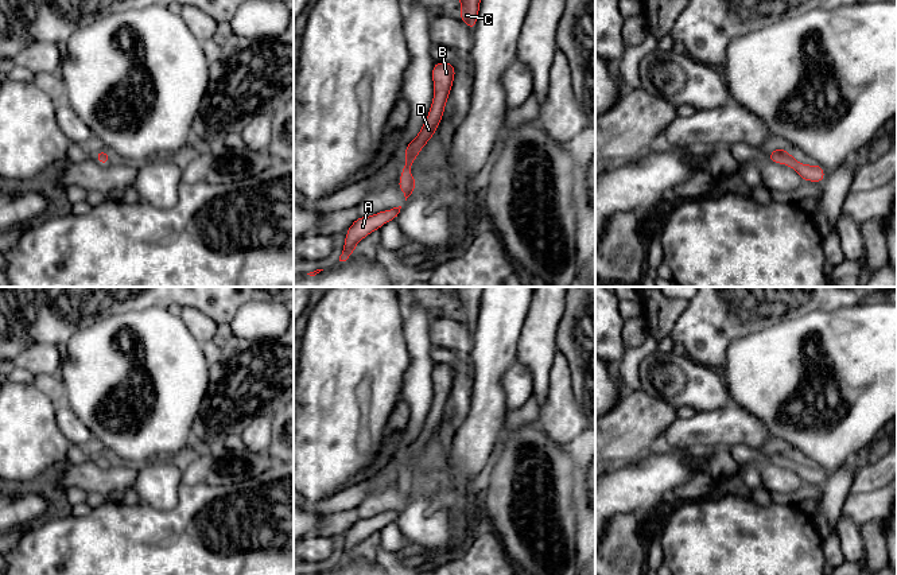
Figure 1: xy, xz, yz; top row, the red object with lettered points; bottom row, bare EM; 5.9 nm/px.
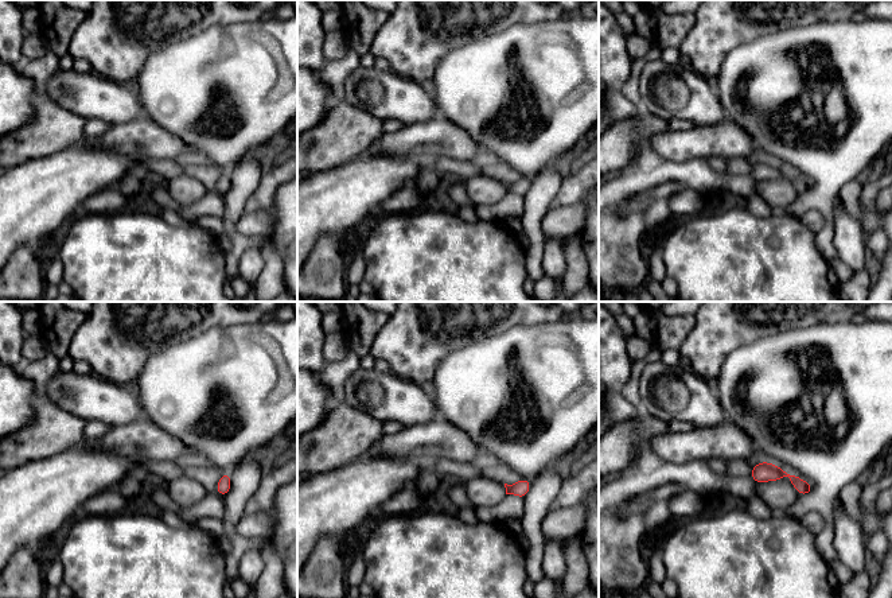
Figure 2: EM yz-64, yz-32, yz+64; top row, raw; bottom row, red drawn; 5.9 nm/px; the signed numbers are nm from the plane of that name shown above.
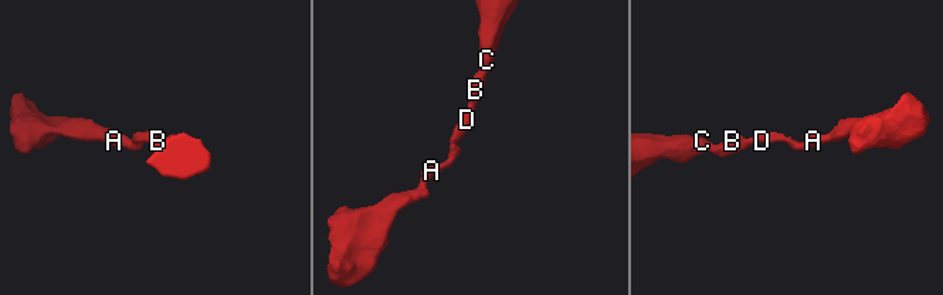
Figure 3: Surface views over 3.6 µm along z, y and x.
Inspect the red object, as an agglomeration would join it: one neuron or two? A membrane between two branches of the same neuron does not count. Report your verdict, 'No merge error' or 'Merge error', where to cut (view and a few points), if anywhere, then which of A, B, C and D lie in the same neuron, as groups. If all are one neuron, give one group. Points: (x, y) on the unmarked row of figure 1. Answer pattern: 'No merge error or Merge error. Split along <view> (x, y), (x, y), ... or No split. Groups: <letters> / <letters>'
No merge error. No split. Groups: A B C D

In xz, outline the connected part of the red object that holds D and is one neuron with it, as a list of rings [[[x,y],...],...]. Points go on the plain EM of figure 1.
[[[435,364],[431,377],[434,382],[434,400],[427,420],[419,436],[404,450],[405,466],[401,470],[401,478],[397,489],[407,500],[416,490],[418,482],[409,475],[413,462],[418,459],[419,452],[424,450],[427,443],[435,436],[435,432],[444,416],[444,407],[447,404],[454,378],[455,369],[450,364]]]

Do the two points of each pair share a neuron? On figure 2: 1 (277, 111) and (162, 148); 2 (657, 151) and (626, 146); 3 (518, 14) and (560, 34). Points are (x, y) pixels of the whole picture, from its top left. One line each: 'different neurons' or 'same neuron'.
1: different neurons
2: different neurons
3: different neurons

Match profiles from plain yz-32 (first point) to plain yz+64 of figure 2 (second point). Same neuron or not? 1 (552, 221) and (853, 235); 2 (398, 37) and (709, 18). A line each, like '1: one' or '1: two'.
1: two
2: one

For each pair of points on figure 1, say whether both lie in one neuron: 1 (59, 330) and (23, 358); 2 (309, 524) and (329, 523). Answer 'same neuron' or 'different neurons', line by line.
1: different neurons
2: same neuron

